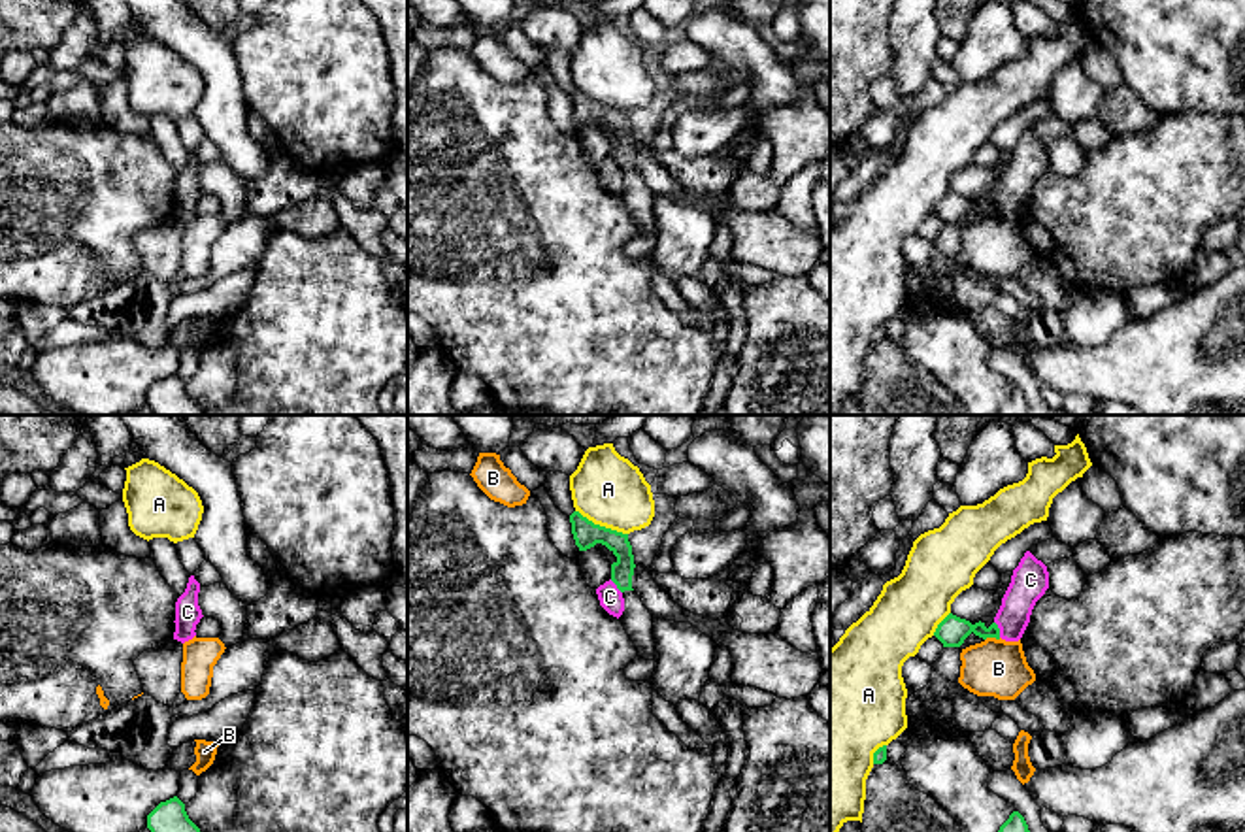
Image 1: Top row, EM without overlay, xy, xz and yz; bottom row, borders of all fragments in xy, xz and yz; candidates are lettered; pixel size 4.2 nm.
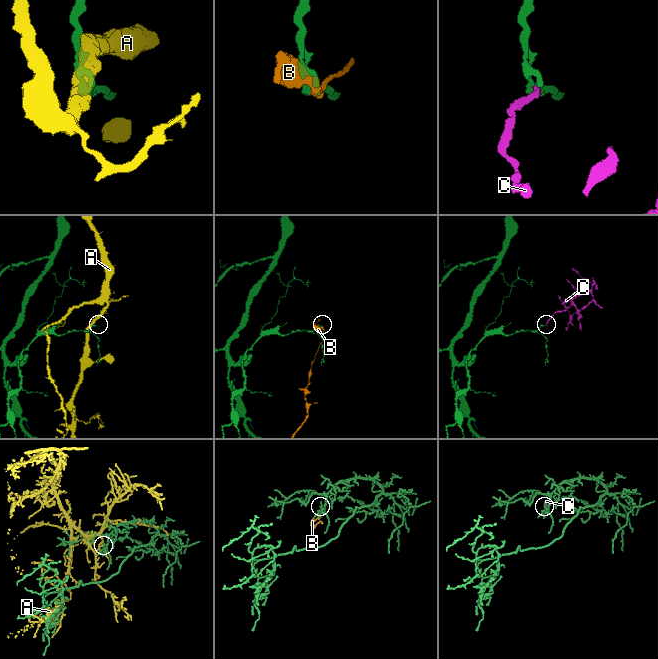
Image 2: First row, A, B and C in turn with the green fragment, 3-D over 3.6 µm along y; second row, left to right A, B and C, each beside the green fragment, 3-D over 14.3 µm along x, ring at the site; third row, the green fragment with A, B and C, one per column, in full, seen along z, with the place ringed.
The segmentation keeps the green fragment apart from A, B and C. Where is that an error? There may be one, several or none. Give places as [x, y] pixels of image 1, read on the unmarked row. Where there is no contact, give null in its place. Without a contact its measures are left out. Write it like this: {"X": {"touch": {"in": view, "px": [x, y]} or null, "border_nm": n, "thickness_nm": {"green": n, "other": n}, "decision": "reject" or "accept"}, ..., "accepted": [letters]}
{"A": {"touch": {"in": "xz", "px": [602, 104]}, "border_nm": 240, "thickness_nm": {"green": 110, "other": 300}, "decision": "reject"}, "B": {"touch": {"in": "yz", "px": [993, 214]}, "border_nm": 70, "thickness_nm": {"green": 120, "other": 240}, "decision": "reject"}, "C": {"touch": {"in": "yz", "px": [998, 206]}, "border_nm": 80, "thickness_nm": {"green": 120, "other": 160}, "decision": "reject"}, "accepted": []}

